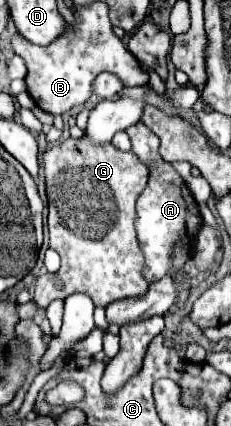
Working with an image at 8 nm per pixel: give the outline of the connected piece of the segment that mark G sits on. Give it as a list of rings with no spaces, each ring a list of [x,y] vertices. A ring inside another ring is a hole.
[[[66,139],[58,147],[50,147],[44,153],[44,173],[46,173],[46,193],[50,203],[48,229],[50,247],[62,257],[62,267],[56,275],[44,275],[36,279],[33,300],[46,307],[48,301],[66,299],[72,293],[86,293],[96,307],[106,307],[112,301],[128,299],[132,295],[146,295],[148,281],[144,279],[144,255],[136,239],[134,219],[136,219],[136,199],[148,183],[148,169],[136,155],[118,151],[112,143],[104,147],[94,147],[88,139]],[[54,277],[64,281],[62,289],[54,287]]]

